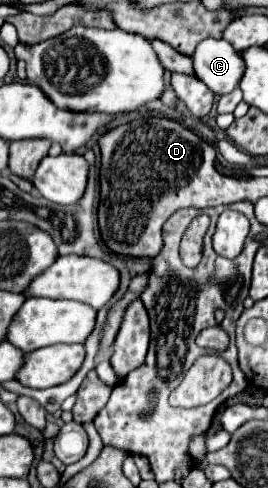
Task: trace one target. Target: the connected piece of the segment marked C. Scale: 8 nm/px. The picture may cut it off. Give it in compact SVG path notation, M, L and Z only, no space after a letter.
M203 40L191 54L193 70L217 96L229 94L241 80L241 54L235 52L225 40Z

